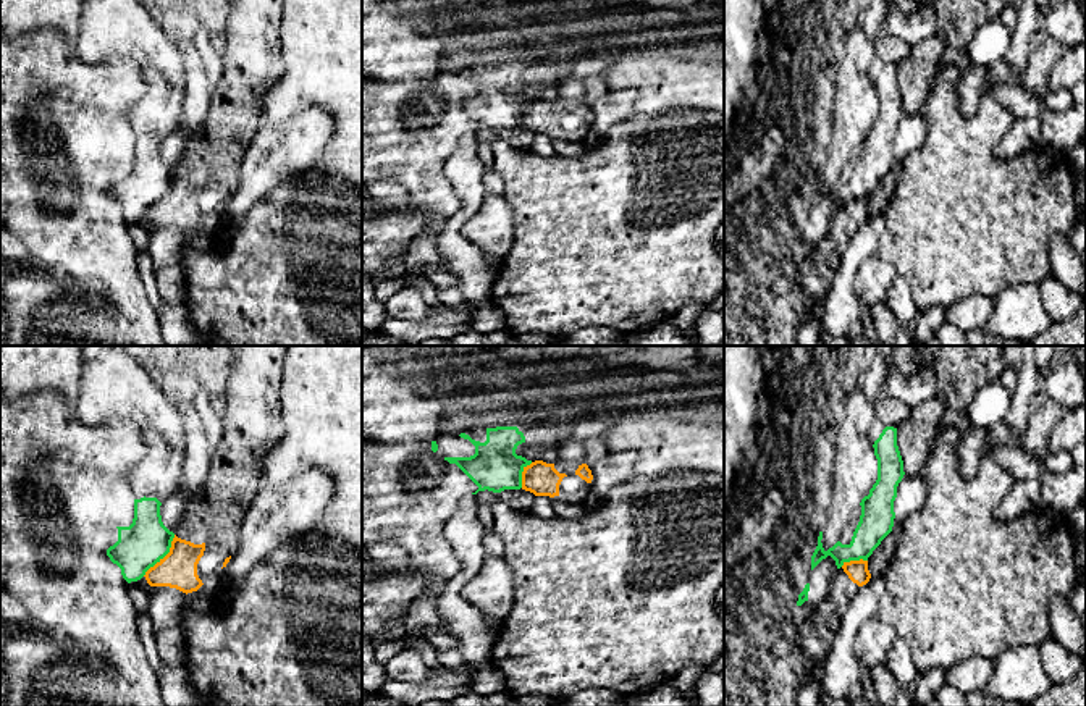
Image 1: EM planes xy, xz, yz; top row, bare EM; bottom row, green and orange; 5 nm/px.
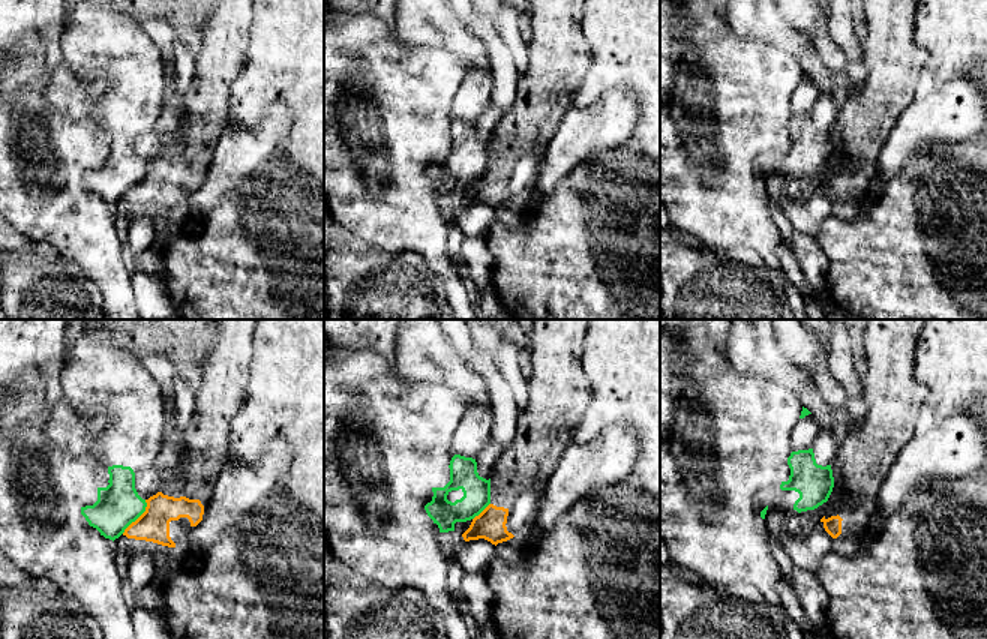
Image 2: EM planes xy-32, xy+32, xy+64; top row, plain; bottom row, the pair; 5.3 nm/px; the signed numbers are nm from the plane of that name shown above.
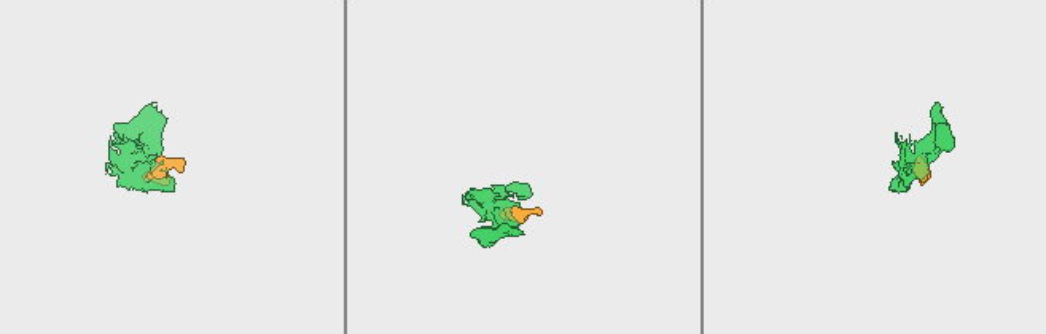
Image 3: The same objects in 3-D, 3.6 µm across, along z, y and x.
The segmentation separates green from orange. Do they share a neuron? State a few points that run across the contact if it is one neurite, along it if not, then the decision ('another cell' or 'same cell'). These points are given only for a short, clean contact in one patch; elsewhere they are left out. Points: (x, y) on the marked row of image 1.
xy (175, 535), (170, 550), (143, 575) | another cell

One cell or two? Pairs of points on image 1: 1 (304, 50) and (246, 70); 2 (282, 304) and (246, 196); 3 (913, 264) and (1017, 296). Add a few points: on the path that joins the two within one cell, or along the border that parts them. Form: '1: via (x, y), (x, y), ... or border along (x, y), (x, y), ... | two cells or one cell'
1: border along (283, 18), (280, 28), (283, 75), (269, 92) | two cells
2: border along (278, 183), (265, 196) | two cells
3: border along (1036, 281), (1010, 283), (993, 298) | two cells

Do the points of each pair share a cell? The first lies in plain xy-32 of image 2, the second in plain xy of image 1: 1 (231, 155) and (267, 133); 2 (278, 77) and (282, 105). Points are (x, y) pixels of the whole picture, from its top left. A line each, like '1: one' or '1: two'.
1: one
2: one

